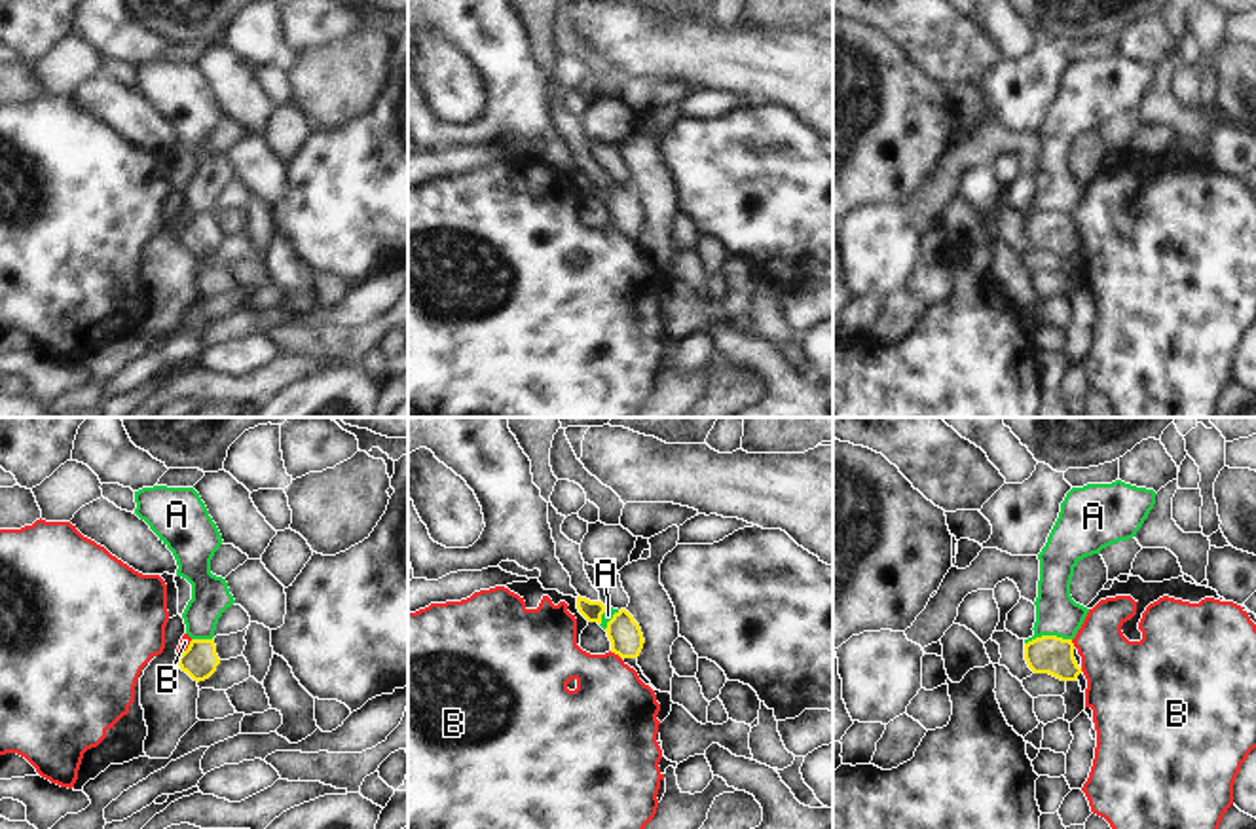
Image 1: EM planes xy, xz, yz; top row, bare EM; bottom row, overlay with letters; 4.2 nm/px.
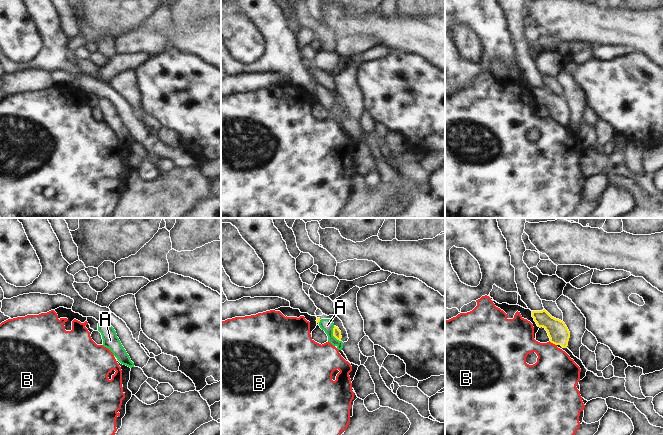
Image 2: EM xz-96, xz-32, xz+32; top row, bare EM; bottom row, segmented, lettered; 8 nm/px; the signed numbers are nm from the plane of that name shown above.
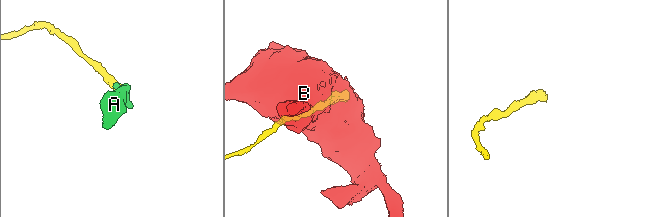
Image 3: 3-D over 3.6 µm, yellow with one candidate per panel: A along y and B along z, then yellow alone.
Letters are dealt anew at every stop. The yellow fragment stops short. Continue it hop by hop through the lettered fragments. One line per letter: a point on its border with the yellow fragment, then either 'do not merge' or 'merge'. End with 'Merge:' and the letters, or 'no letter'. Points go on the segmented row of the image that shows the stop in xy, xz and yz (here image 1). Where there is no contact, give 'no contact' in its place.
A: yz (1048, 636) | do not merge
B: xz (615, 653) | do not merge
Merge: no letter

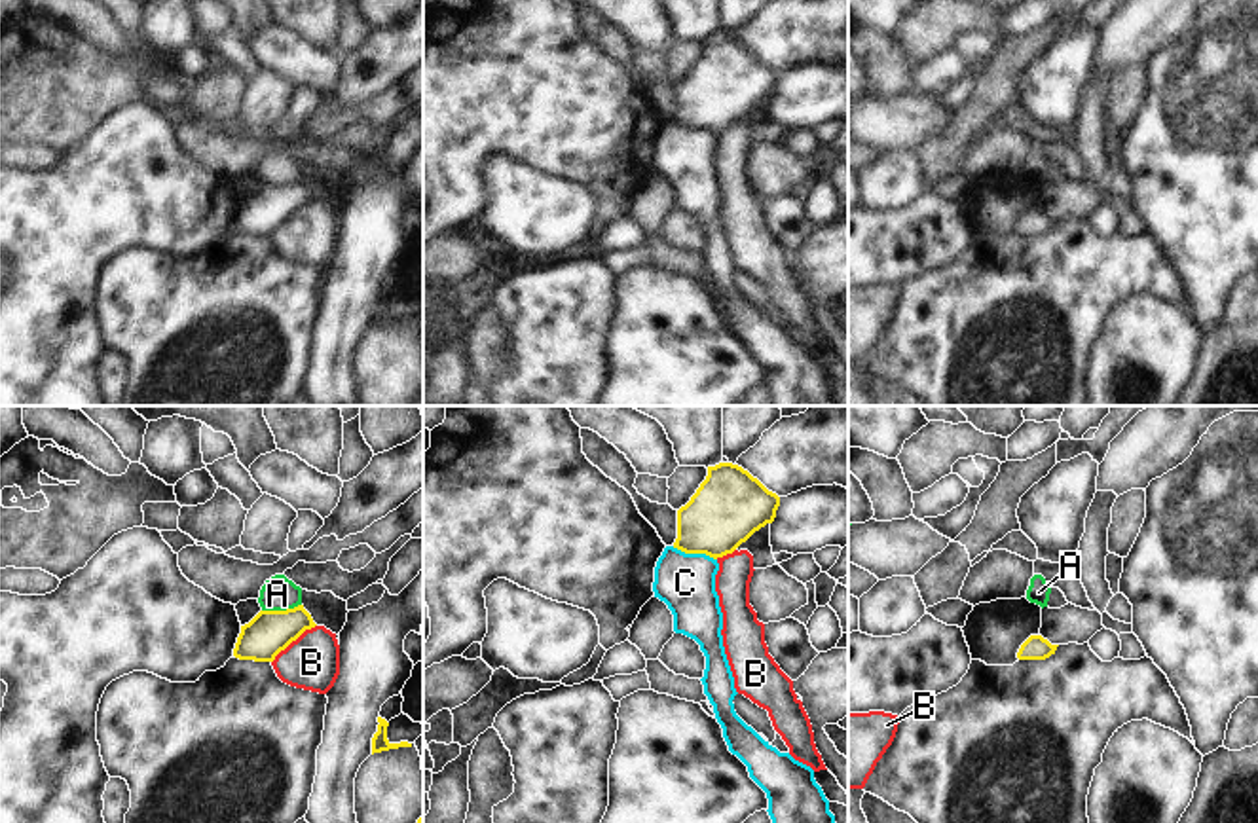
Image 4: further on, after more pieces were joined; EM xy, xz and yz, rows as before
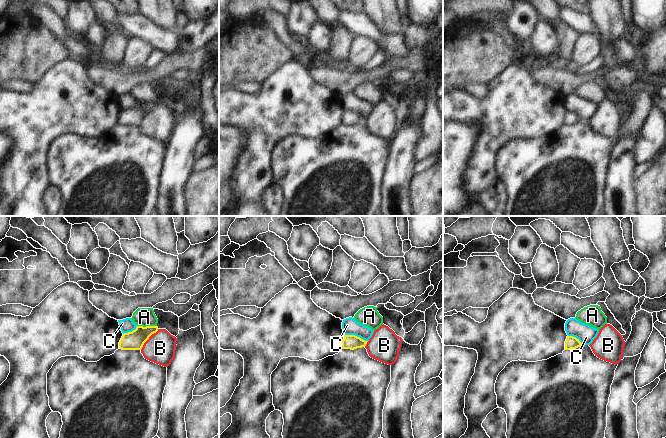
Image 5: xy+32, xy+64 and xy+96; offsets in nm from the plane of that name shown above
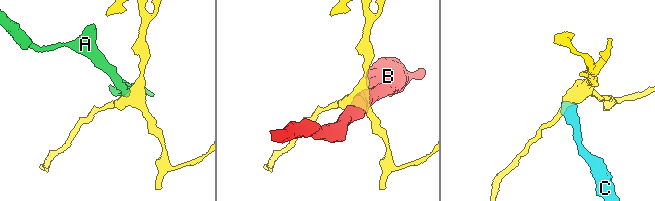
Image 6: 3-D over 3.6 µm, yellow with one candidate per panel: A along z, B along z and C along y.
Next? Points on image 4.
A: xy (281, 611) | do not merge
B: xy (293, 640) | do not merge
C: xz (695, 552) | do not merge
Merge: no letter

